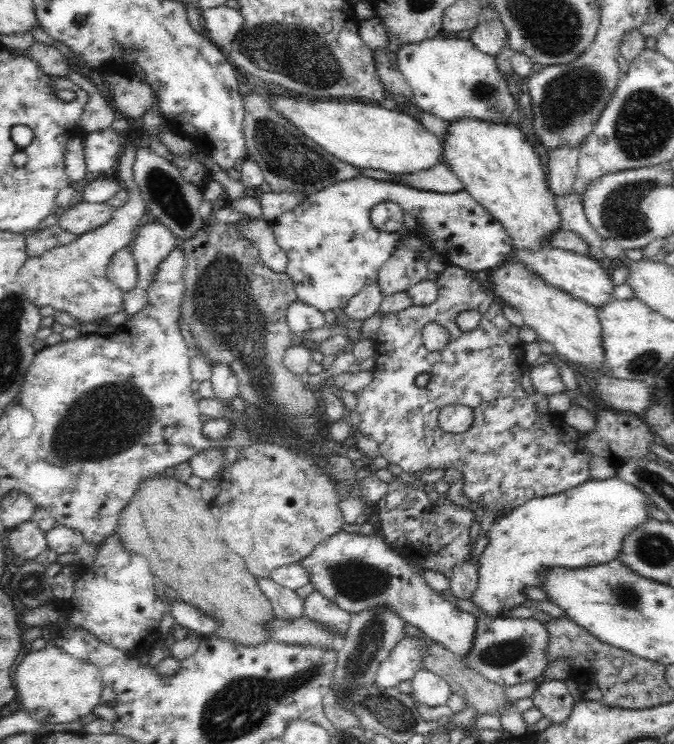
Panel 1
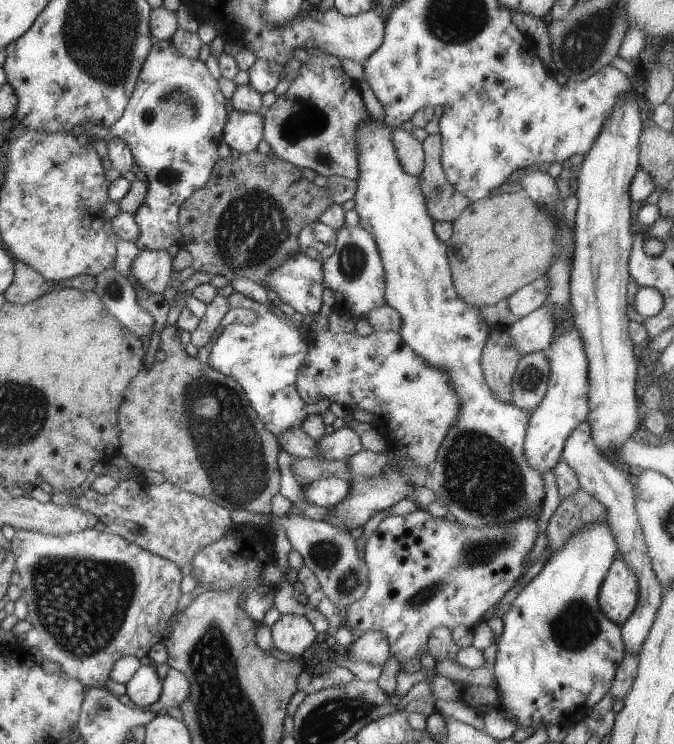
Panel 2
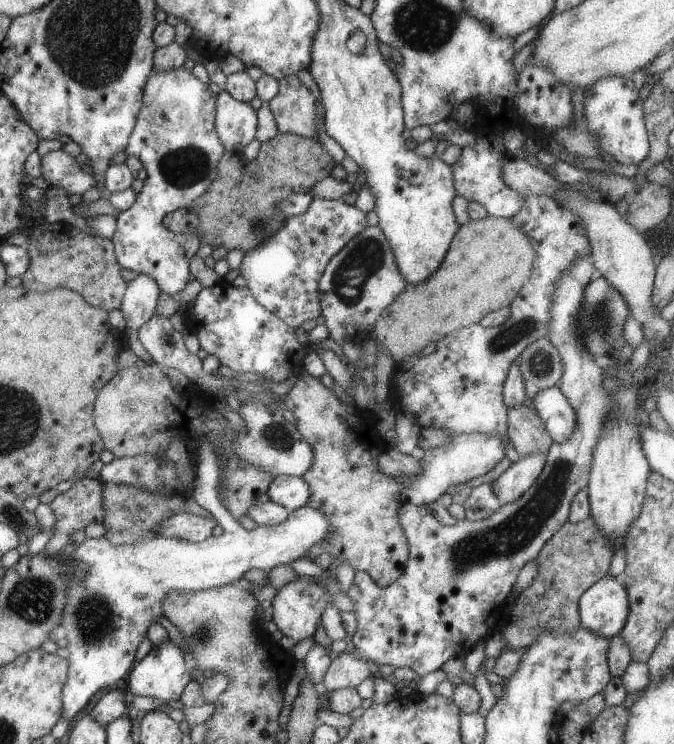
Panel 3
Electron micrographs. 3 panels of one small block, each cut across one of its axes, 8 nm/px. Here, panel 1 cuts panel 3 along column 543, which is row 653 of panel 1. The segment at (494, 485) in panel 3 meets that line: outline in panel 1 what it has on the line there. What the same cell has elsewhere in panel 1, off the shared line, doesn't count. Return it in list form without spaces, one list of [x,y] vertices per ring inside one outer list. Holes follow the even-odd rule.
[[[335,532],[332,536],[319,540],[308,556],[298,560],[298,565],[302,565],[304,572],[308,573],[309,584],[312,584],[315,592],[322,594],[330,603],[335,603],[350,615],[375,609],[393,612],[405,624],[424,634],[424,638],[442,645],[457,656],[463,655],[472,645],[477,619],[432,589],[426,582],[422,570],[400,556],[382,536]]]

